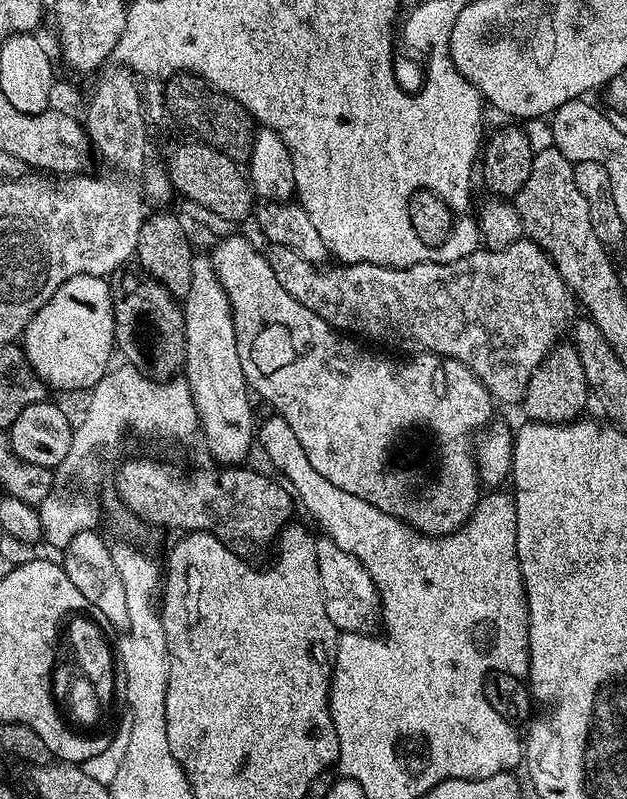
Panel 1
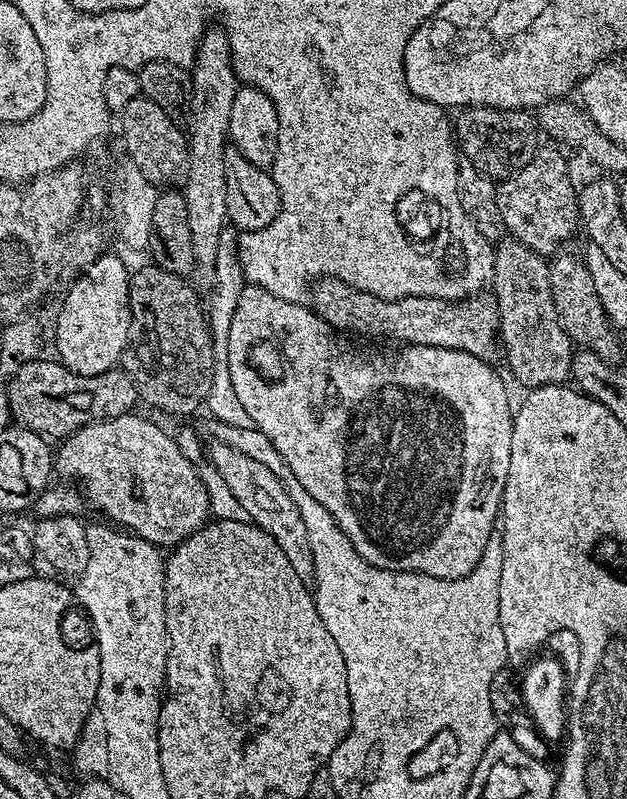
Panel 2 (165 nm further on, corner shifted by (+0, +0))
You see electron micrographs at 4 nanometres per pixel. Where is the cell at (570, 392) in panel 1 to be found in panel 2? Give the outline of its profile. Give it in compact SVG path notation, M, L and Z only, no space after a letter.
M505 238L495 245L492 252L491 291L496 291L494 303L500 311L499 337L508 347L508 368L524 390L544 388L547 384L563 385L572 375L572 353L574 345L566 334L554 306L554 294L550 294L549 261L538 255L530 246L511 238Z

